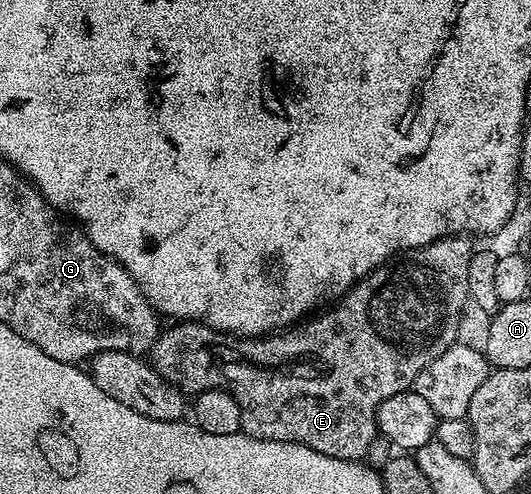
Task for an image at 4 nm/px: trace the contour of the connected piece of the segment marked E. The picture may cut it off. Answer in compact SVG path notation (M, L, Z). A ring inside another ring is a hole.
M449 235L439 237L434 243L424 245L420 249L410 249L406 253L401 253L395 259L379 265L373 273L368 273L357 281L343 297L331 306L333 309L329 313L324 313L321 317L313 316L295 327L285 327L263 337L237 337L234 333L219 333L217 329L212 328L211 324L205 323L203 320L181 320L179 323L169 324L172 326L169 329L167 326L152 345L150 364L185 395L195 395L207 389L224 389L230 395L234 395L234 399L238 399L238 407L242 407L242 432L246 437L263 441L289 441L310 447L322 455L330 455L334 459L363 462L367 458L364 456L372 449L372 440L377 440L378 437L376 428L378 407L382 407L382 403L386 403L386 399L390 399L390 395L409 392L415 386L420 372L431 361L438 359L438 355L442 355L442 351L457 344L456 332L460 329L460 316L463 315L464 308L469 308L470 305L466 278L474 252L472 241L473 238L468 235Z

